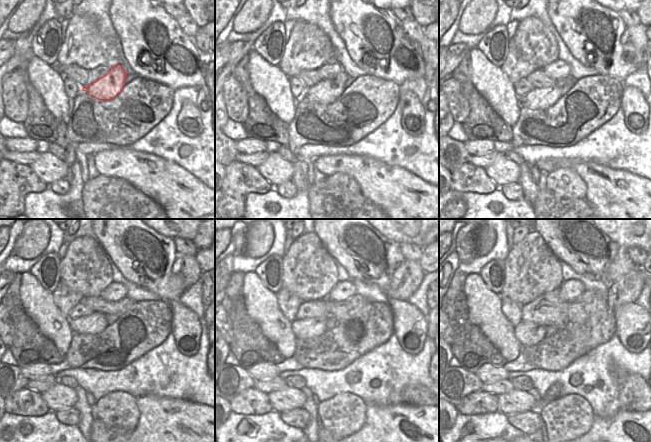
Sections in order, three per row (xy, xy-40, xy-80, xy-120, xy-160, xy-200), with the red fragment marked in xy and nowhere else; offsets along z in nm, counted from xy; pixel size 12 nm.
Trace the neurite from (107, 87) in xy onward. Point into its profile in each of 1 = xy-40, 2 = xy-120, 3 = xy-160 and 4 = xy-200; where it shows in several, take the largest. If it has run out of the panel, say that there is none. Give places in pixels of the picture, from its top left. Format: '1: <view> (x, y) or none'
1: xy-40 (326, 91)
2: xy-120 (94, 323)
3: xy-160 (305, 328)
4: xy-200 (528, 334)

